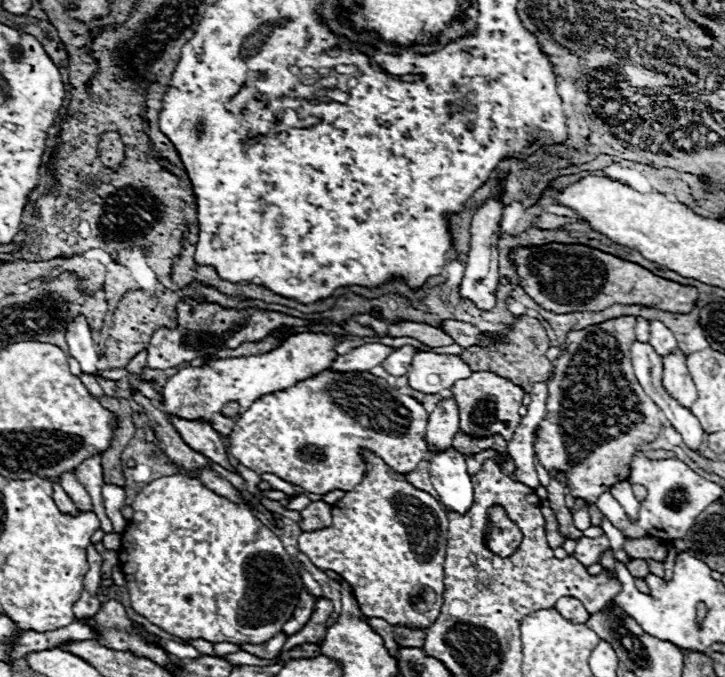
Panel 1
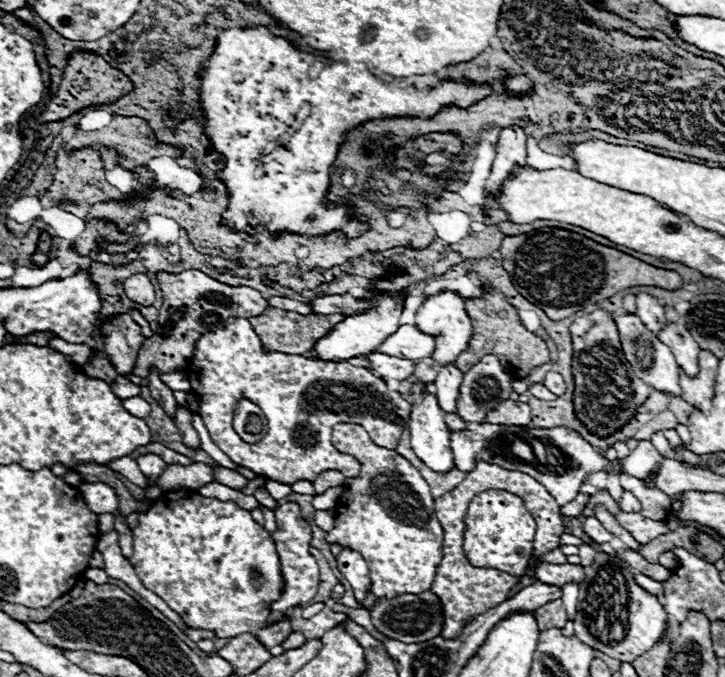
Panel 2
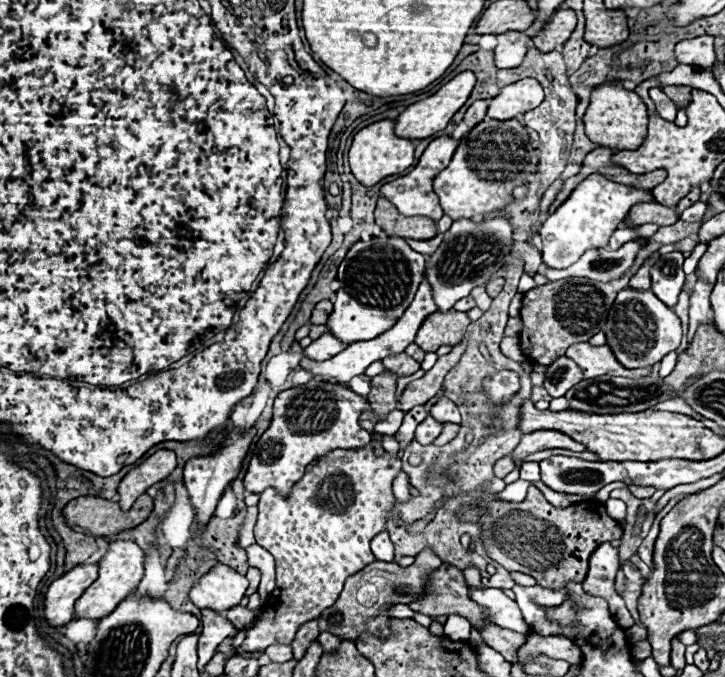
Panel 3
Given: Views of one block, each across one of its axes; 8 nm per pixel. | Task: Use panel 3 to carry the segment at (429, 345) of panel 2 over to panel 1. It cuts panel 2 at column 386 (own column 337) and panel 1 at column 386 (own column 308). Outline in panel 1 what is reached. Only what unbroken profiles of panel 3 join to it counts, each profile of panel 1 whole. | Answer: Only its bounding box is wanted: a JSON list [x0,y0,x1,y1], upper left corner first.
[330,342,396,372]

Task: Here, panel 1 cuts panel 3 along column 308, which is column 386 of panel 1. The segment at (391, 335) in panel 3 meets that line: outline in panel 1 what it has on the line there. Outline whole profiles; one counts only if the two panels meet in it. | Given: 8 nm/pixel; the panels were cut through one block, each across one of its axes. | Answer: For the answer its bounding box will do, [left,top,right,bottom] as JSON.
[380,346,412,376]

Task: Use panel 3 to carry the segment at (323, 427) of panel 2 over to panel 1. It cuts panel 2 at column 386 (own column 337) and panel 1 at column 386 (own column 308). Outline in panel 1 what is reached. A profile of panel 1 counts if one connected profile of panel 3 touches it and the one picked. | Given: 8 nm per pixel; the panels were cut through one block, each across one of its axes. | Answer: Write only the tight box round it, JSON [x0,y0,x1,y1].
[224,370,428,494]

